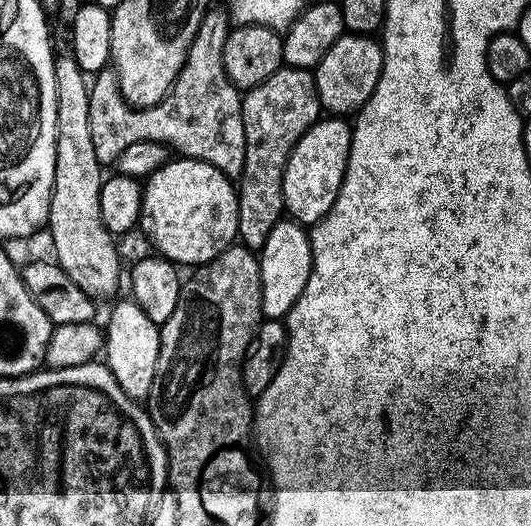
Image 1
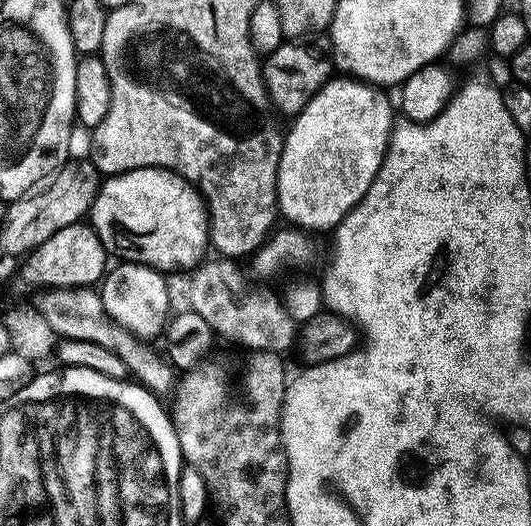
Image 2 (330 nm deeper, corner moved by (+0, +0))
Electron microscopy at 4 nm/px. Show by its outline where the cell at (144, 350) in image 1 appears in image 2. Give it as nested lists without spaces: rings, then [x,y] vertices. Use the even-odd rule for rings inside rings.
[[[120,262],[117,268],[107,269],[98,291],[104,303],[106,316],[112,323],[124,327],[140,340],[152,342],[159,332],[161,335],[165,331],[170,319],[167,282],[157,269],[147,268],[145,264]]]

